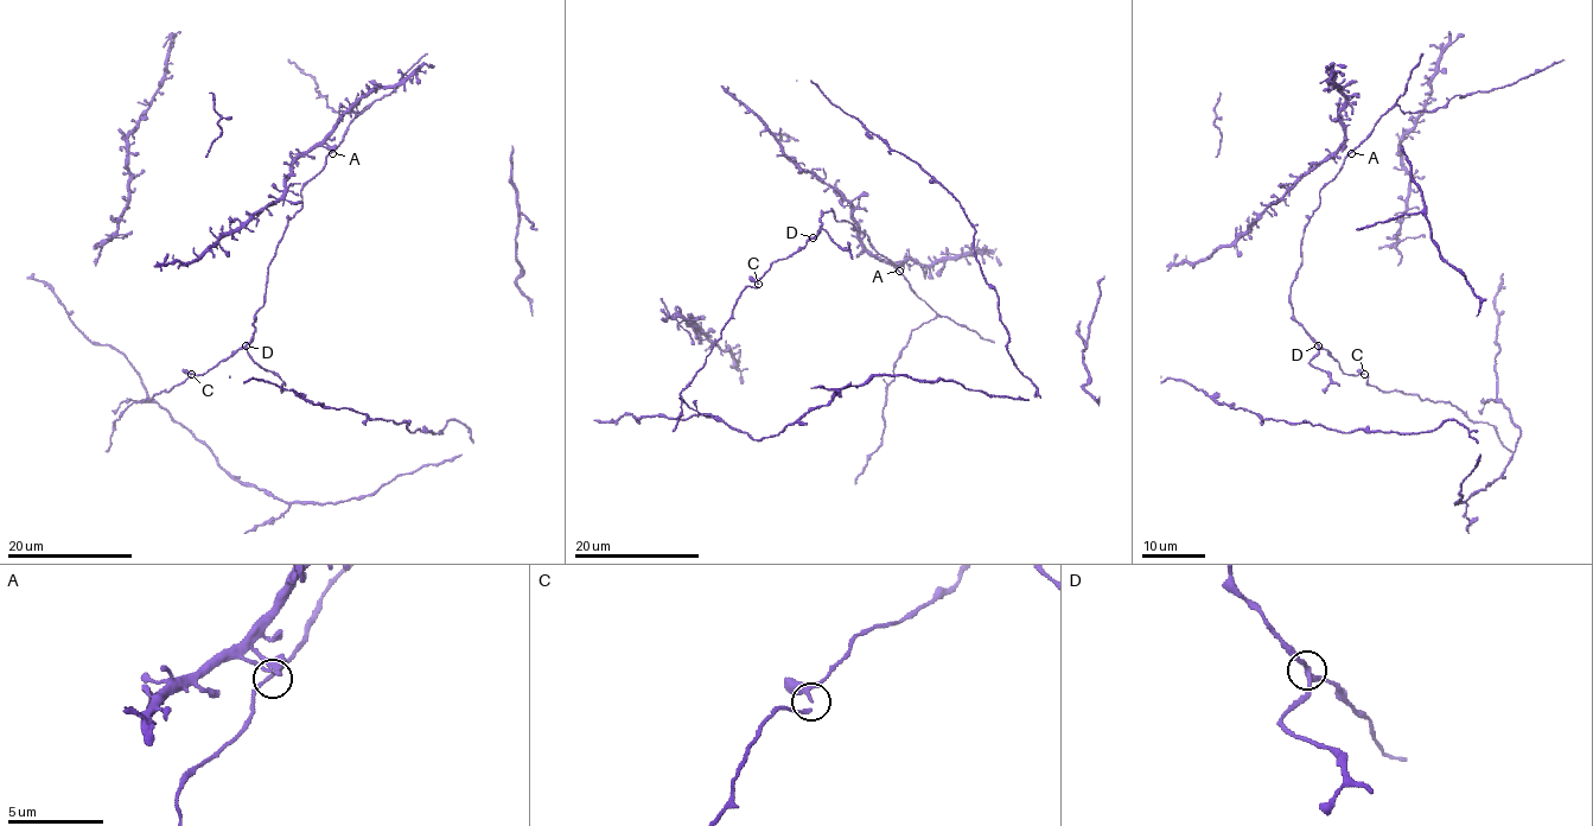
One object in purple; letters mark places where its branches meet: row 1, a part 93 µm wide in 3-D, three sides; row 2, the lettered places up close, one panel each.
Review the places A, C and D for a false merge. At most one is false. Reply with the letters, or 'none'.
none

